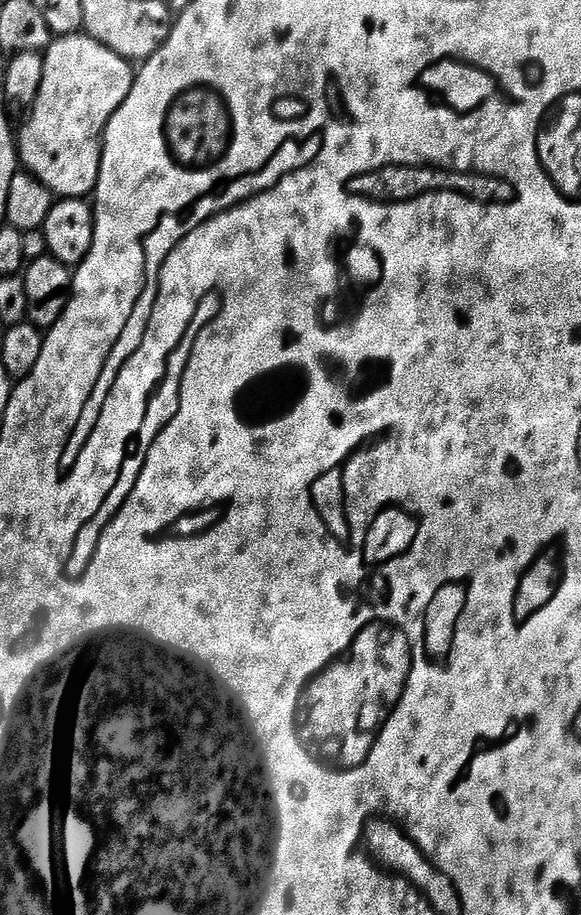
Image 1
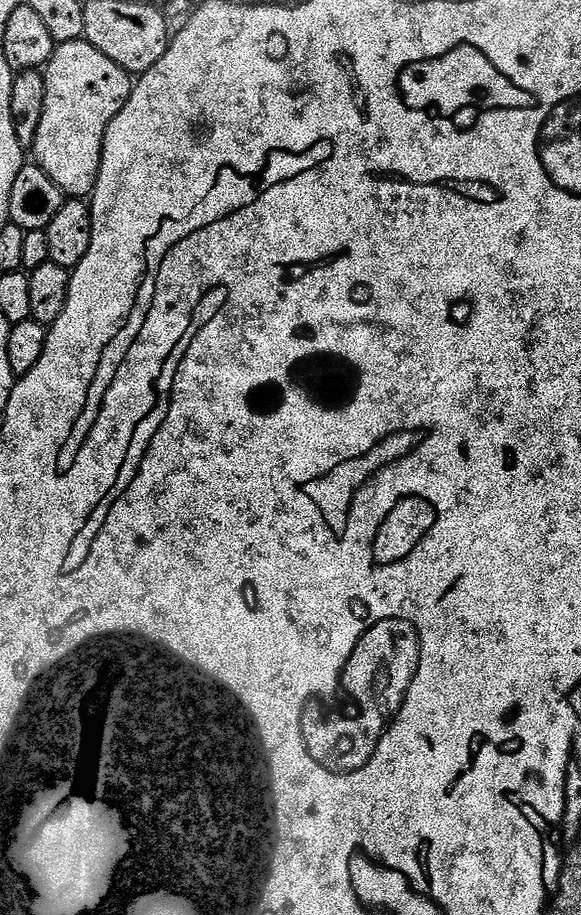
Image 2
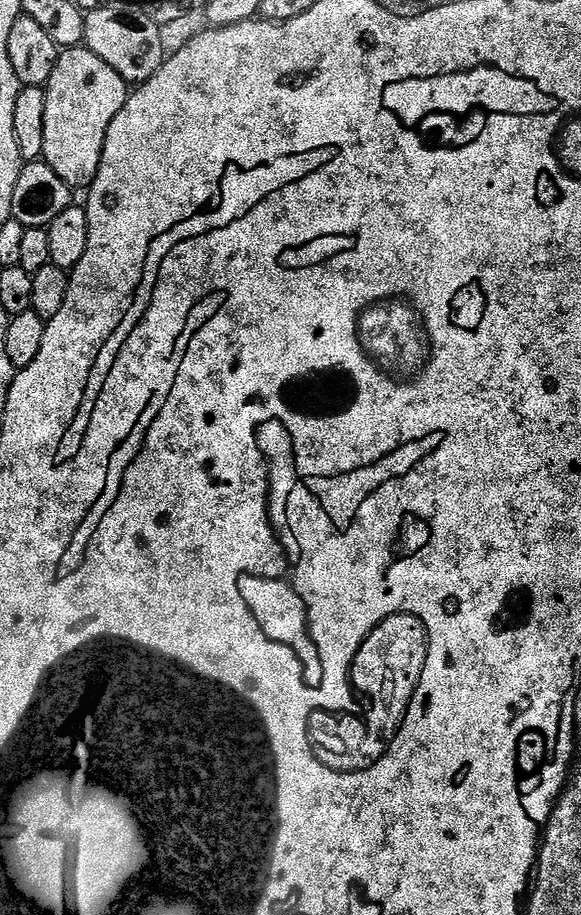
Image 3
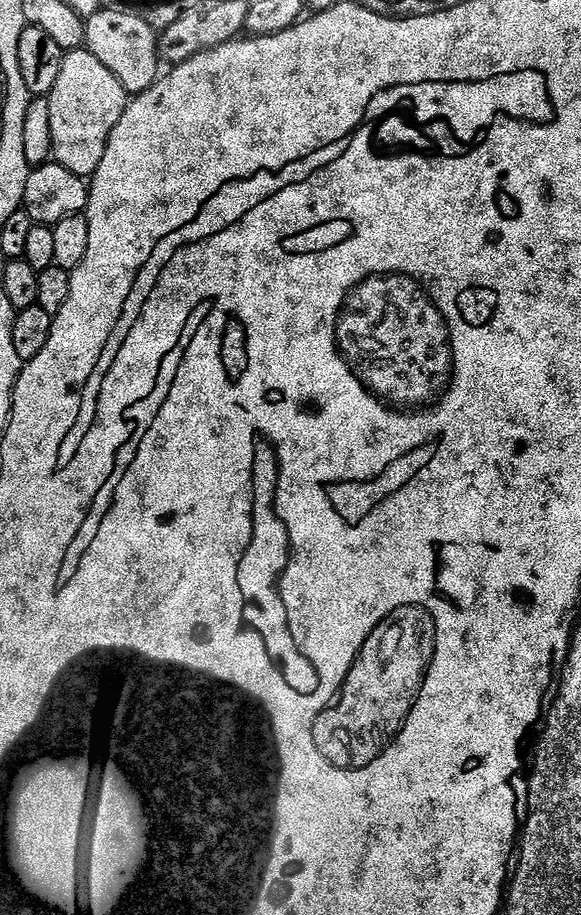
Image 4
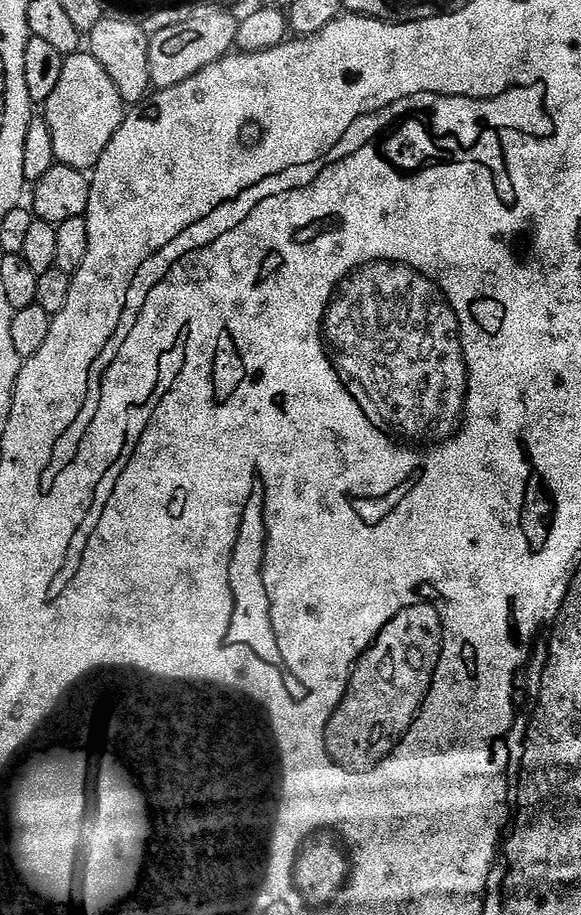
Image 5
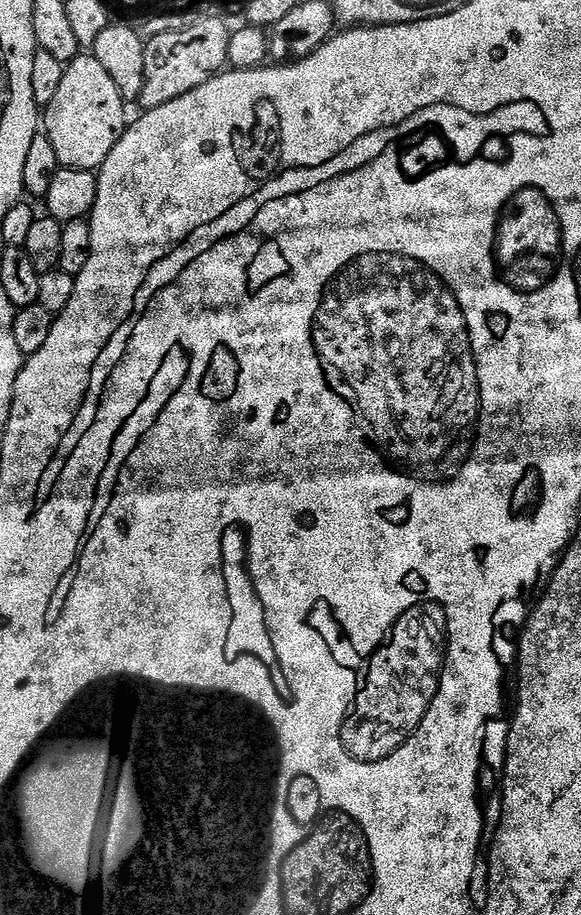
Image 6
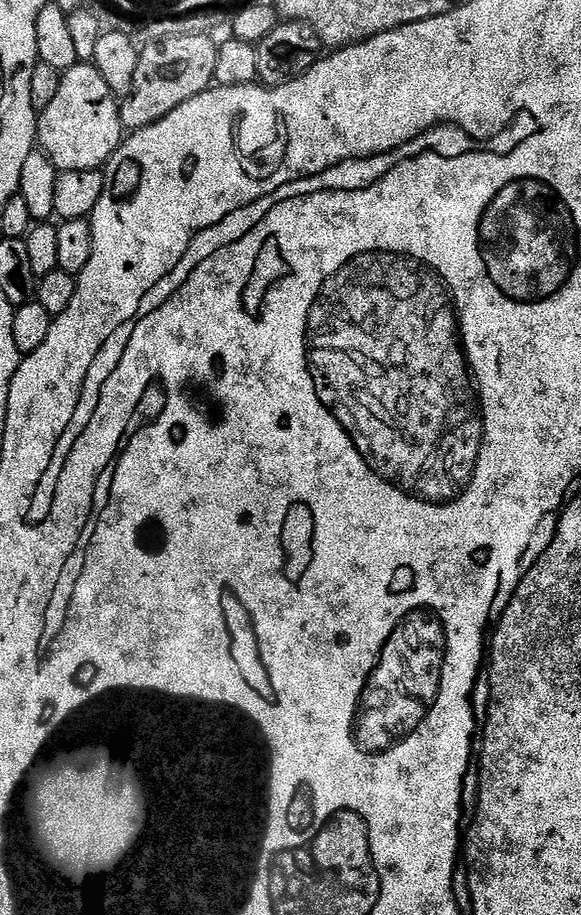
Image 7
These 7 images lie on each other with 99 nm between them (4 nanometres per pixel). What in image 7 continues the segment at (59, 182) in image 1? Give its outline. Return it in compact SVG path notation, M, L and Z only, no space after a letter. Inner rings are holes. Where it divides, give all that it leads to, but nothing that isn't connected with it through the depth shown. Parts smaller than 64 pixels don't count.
M77 62L61 75L58 95L50 101L36 121L39 147L54 162L57 173L70 170L100 170L125 139L126 129L120 121L120 106L112 95L106 78L98 74L91 62Z

